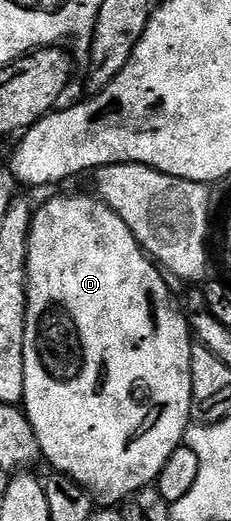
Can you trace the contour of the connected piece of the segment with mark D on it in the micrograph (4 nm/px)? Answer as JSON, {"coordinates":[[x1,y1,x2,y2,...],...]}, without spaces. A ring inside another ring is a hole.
{"coordinates":[[95,196,92,197,56,197,53,201,46,202,41,209,37,208,32,219,32,230,28,232,28,318,26,319,26,327,24,328,24,399,22,408,28,414,30,423,34,427,43,460,45,462,48,460,53,465,51,468,55,472,65,473,67,477,74,478,83,489,88,490,93,497,99,499,101,502,116,503,112,501,120,501,119,503,124,503,133,495,139,493,140,490,149,488,155,482,156,478,160,476,162,467,166,467,166,459,170,459,170,455,174,455,174,451,180,448,182,442,185,440,188,426,193,420,192,372,190,371,190,363,192,362,194,334,190,328,189,318,186,316,186,313,184,317,183,311,176,306,176,301,172,298,172,293,168,290,167,283,164,282,165,274,157,268,153,258,149,257,140,248,140,245,136,241,136,236,132,234,130,227,126,227,126,223,122,223,120,216,108,208,103,201,97,199]]}

